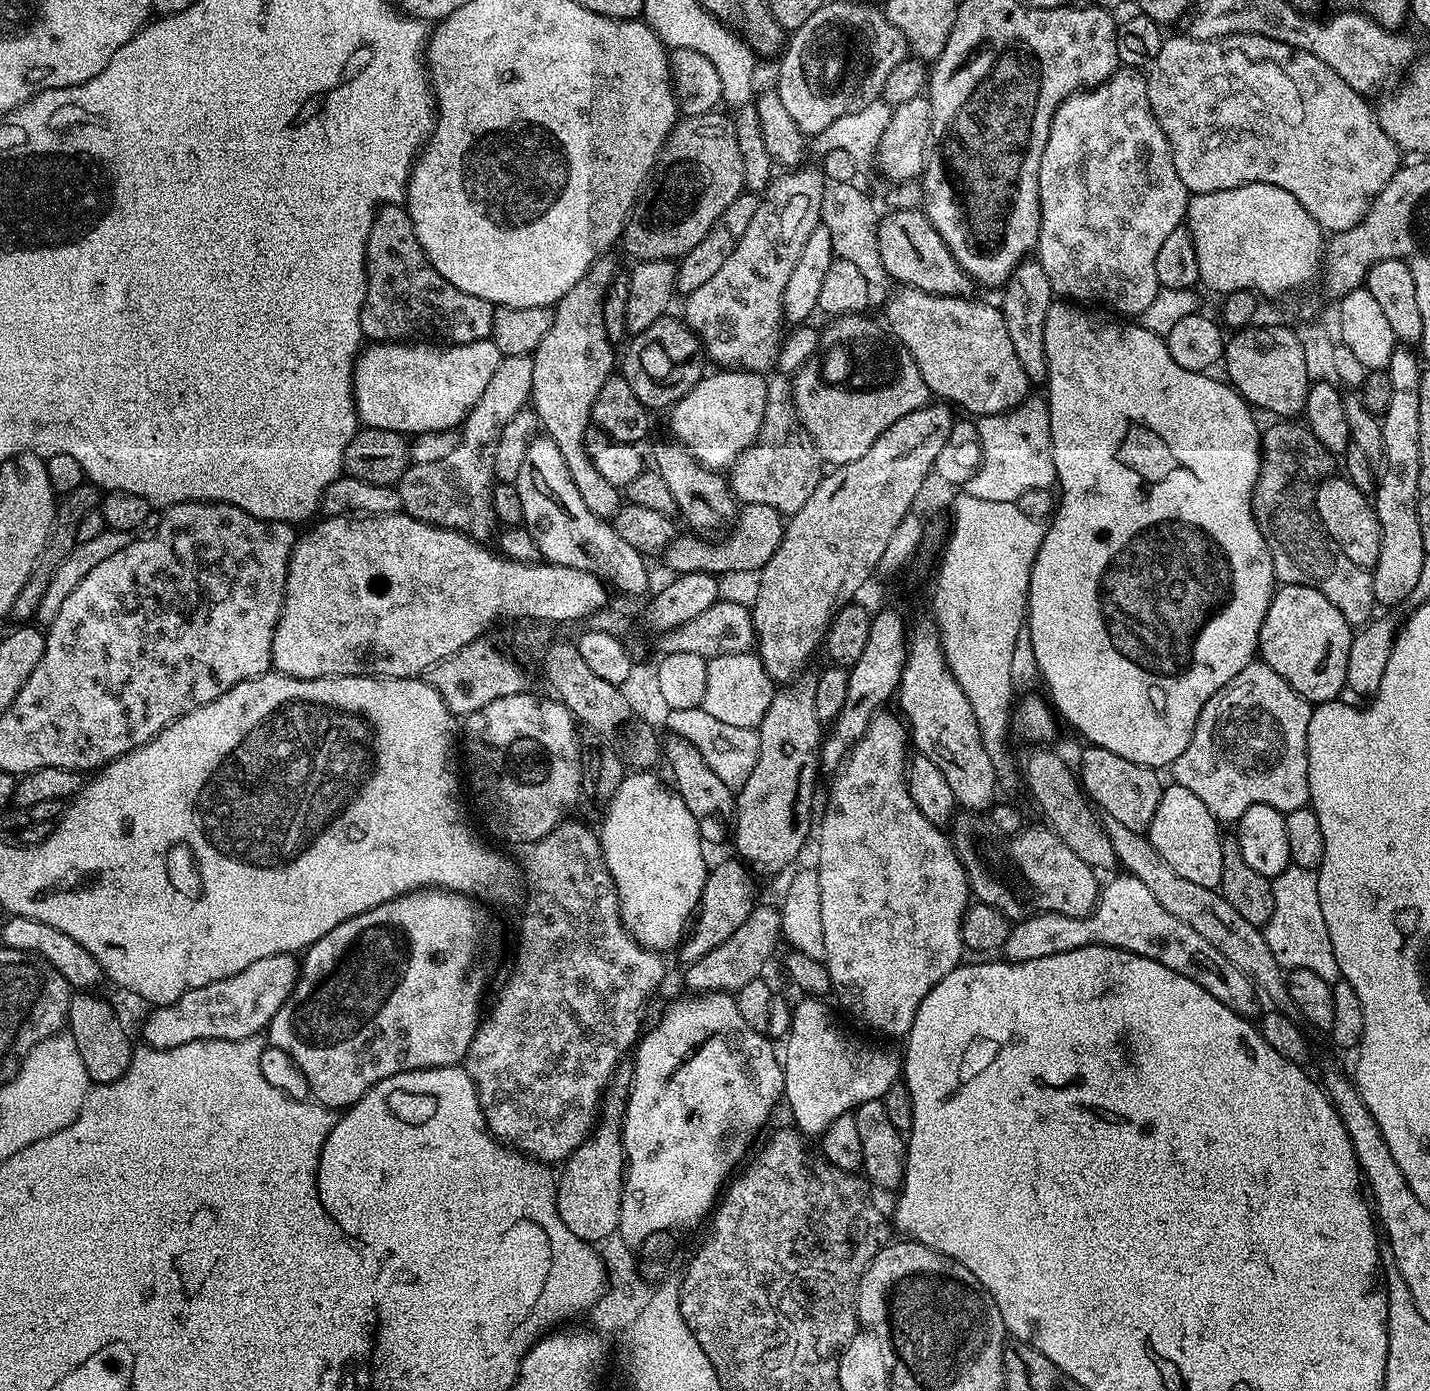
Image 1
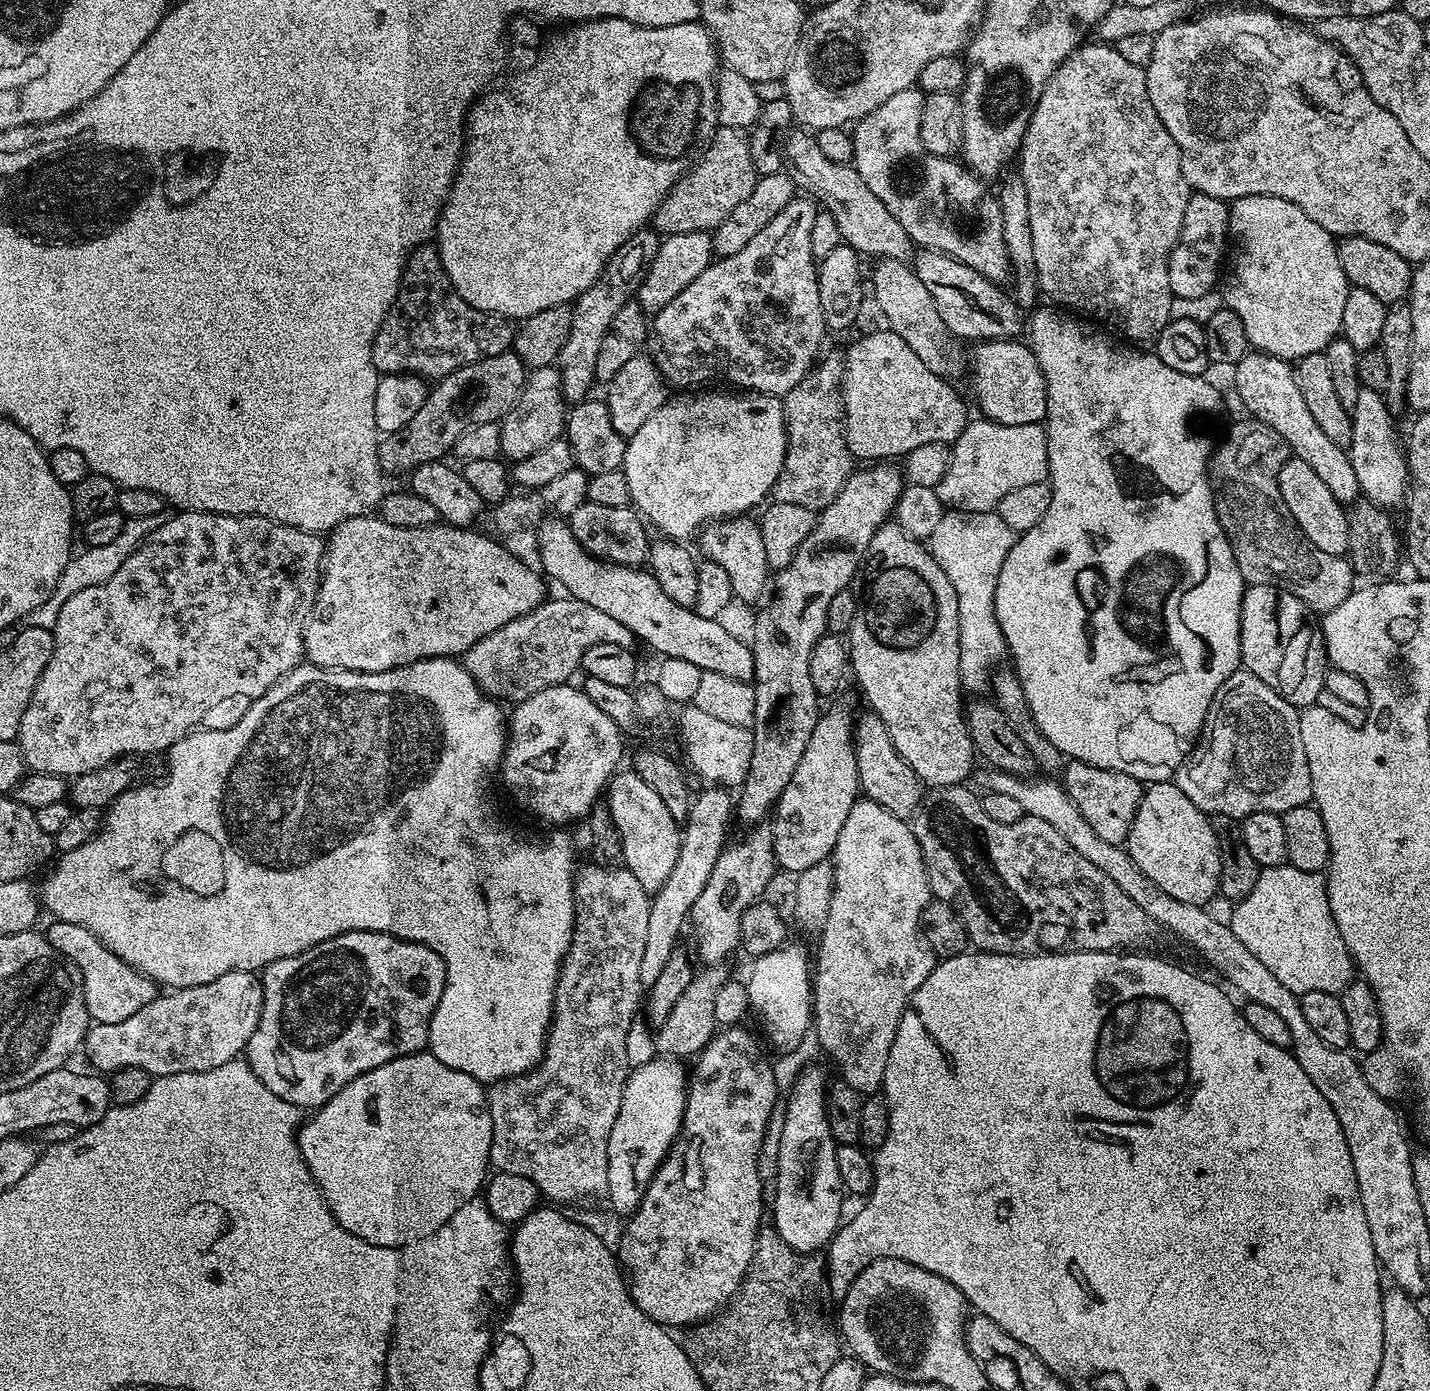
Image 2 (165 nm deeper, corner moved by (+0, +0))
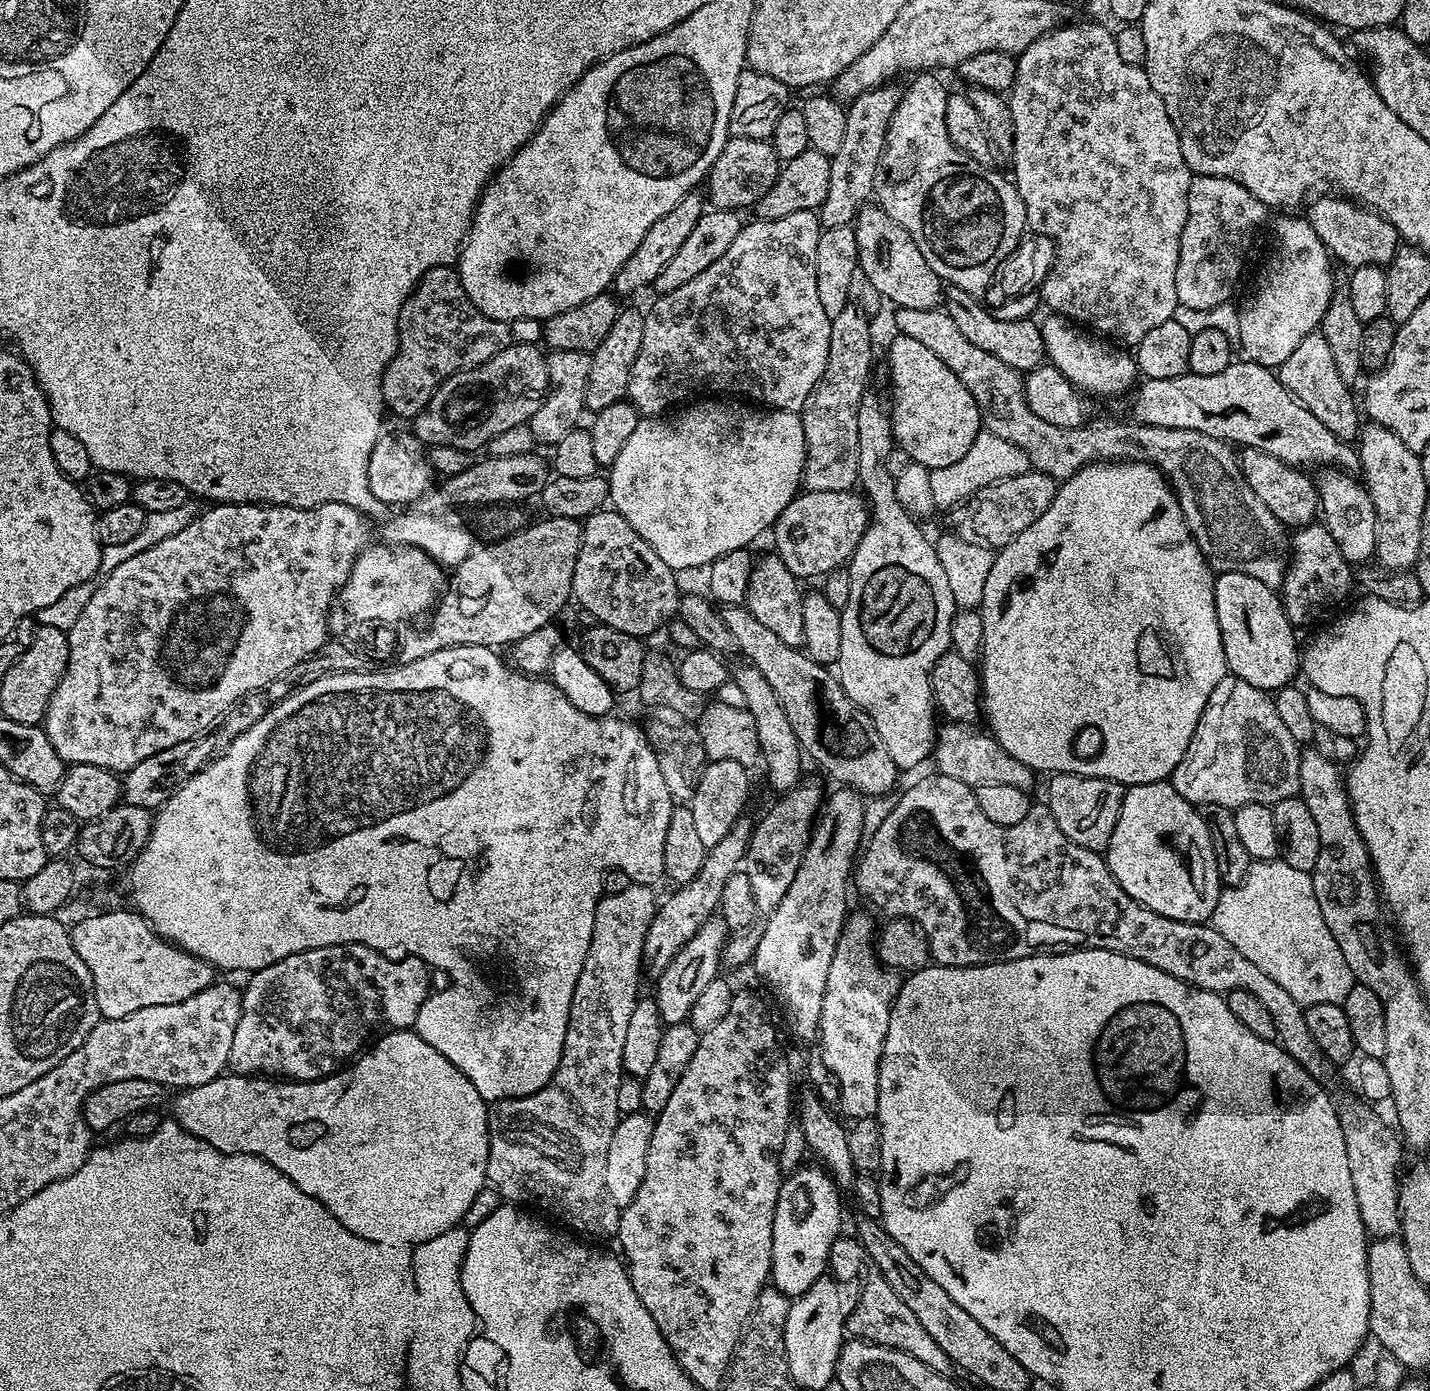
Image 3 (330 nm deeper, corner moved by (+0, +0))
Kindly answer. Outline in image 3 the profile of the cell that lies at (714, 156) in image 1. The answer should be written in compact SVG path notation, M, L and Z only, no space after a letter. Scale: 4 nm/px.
M729 135L728 141L722 146L722 154L718 154L714 166L708 171L707 199L712 208L751 209L758 198L762 198L762 194L766 194L766 190L774 186L781 167L782 162L768 140Z

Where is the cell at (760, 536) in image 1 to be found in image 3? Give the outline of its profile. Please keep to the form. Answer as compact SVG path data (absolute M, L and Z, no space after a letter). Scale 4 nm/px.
M801 491L788 503L786 510L782 510L782 514L771 529L770 537L772 536L773 542L776 543L775 555L780 556L782 562L786 562L786 570L790 570L790 574L801 581L807 582L811 576L823 578L836 568L847 565L848 561L852 559L858 542L862 542L862 534L866 534L869 515L867 499L859 491Z

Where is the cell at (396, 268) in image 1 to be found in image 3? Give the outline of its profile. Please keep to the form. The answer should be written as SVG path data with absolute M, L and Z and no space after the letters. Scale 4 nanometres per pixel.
M455 267L431 268L418 286L408 295L398 318L398 342L394 358L382 374L384 406L389 413L401 416L405 422L415 420L430 402L436 387L454 374L467 368L477 368L484 360L506 350L509 341L499 340L499 332L518 328L515 320L486 318L462 290L459 271Z

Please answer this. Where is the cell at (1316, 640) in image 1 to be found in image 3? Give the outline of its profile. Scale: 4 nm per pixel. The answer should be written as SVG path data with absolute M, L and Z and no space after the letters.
M1222 572L1214 582L1214 610L1218 614L1218 630L1222 634L1222 650L1226 654L1228 671L1250 686L1265 690L1279 690L1291 685L1302 668L1302 652L1296 648L1297 629L1284 613L1284 602L1273 589L1267 588L1258 578L1241 572Z

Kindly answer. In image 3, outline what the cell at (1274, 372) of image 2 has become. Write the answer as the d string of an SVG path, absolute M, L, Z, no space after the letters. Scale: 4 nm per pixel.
M1331 466L1321 468L1315 473L1314 481L1319 500L1319 515L1326 530L1330 530L1330 538L1338 542L1338 550L1342 550L1342 558L1353 566L1363 565L1375 557L1374 550L1374 502L1370 502L1370 494L1359 479L1356 480L1349 471Z

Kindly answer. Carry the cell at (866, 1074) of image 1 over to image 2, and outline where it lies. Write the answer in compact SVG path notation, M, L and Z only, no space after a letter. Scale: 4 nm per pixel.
M819 1066L805 1067L795 1084L790 1089L788 1104L784 1108L785 1122L783 1123L782 1138L778 1151L778 1170L774 1179L776 1185L776 1197L770 1200L770 1220L774 1225L777 1236L786 1242L796 1252L816 1254L827 1249L832 1243L832 1237L841 1227L840 1215L844 1212L844 1198L846 1191L840 1182L838 1172L838 1158L836 1139L830 1134L830 1122L828 1121L828 1105L826 1103L826 1083L824 1084L824 1072Z

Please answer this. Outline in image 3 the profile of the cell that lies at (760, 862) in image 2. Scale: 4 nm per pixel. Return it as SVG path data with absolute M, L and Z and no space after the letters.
M711 918L705 921L704 925L674 954L670 966L661 976L655 977L656 993L654 999L657 1004L658 1012L665 1025L685 1023L688 1014L693 1008L695 999L702 995L702 989L709 982L718 979L719 968L722 968L724 959L724 943L728 940L730 931L724 921L720 918Z

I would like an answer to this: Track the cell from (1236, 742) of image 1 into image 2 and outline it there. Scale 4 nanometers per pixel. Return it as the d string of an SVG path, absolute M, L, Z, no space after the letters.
M1238 670L1214 694L1210 702L1210 710L1204 719L1204 727L1200 730L1200 738L1176 771L1174 782L1209 817L1218 814L1233 816L1238 821L1259 812L1278 812L1294 810L1294 806L1302 806L1312 800L1312 783L1310 782L1310 766L1306 762L1306 750L1302 750L1302 734L1300 733L1301 713L1298 709L1283 700L1277 692L1270 690L1262 678L1254 674Z

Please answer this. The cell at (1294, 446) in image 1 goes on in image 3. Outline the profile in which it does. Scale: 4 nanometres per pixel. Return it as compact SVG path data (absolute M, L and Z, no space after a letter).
M896 308L896 332L906 338L915 338L922 346L929 348L936 357L942 358L956 377L970 390L974 402L980 407L981 425L990 434L998 434L998 438L1006 438L1006 442L1014 442L1018 450L1026 454L1029 465L1035 471L1052 476L1057 482L1068 480L1087 464L1097 462L1119 462L1122 460L1143 460L1146 464L1155 464L1164 479L1172 485L1176 500L1184 515L1186 526L1206 562L1217 573L1241 572L1250 574L1250 578L1258 578L1267 588L1279 589L1284 582L1286 557L1290 552L1290 544L1286 539L1285 525L1267 509L1265 502L1258 498L1247 485L1246 478L1240 469L1238 452L1227 440L1210 438L1210 434L1202 434L1198 430L1178 430L1166 426L1150 426L1149 424L1095 424L1089 423L1083 428L1063 428L1053 426L1043 418L1038 418L1034 410L1030 410L1030 402L1026 402L1024 393L1024 376L1010 365L1006 365L994 354L986 353L981 347L974 346L961 333L947 310L914 310L913 308Z

